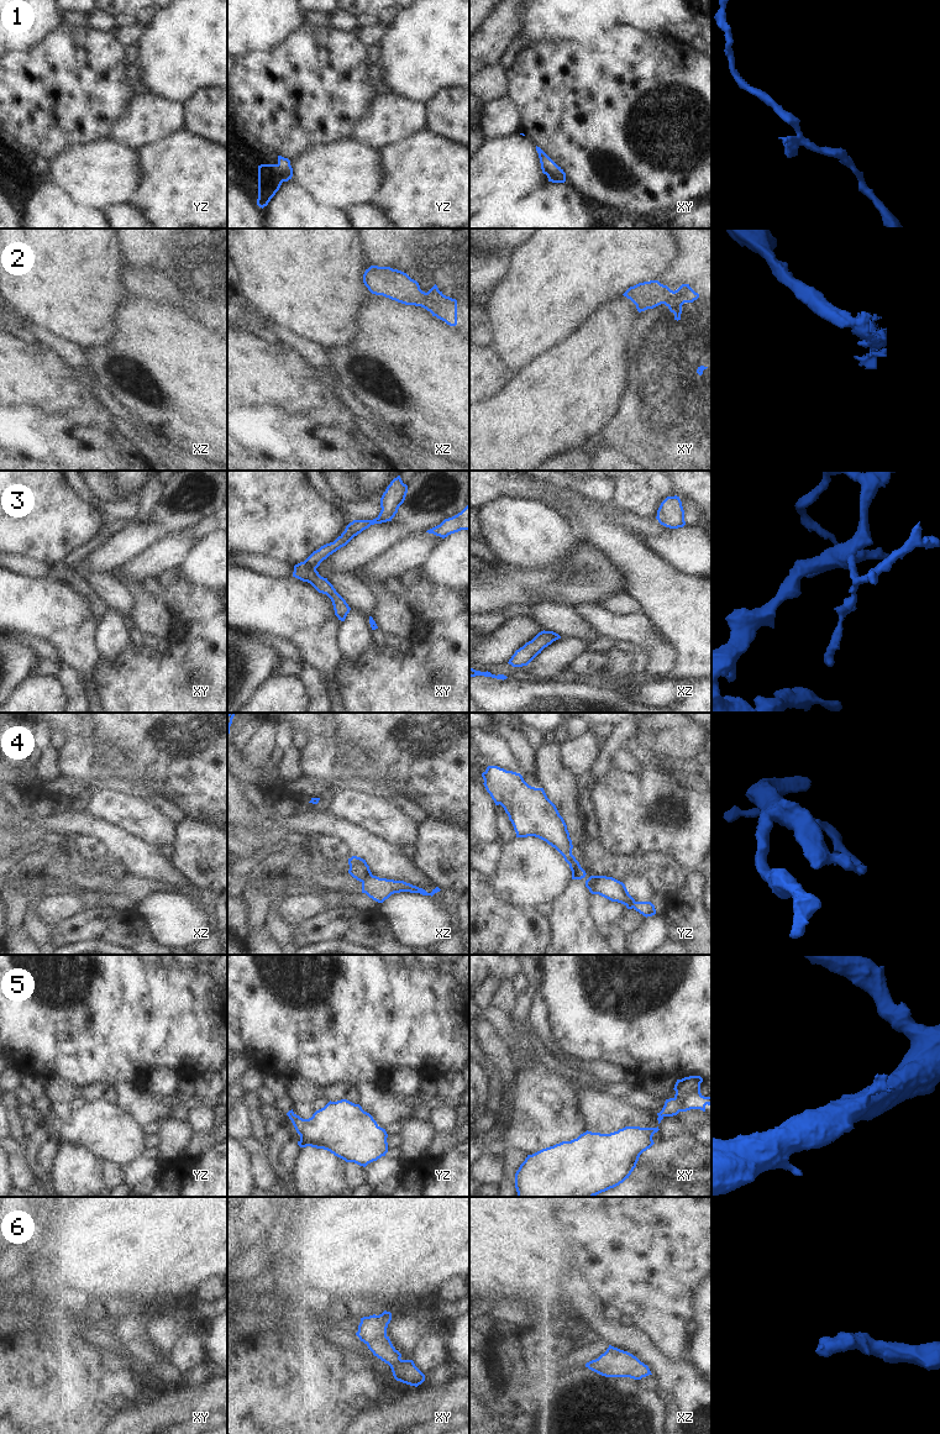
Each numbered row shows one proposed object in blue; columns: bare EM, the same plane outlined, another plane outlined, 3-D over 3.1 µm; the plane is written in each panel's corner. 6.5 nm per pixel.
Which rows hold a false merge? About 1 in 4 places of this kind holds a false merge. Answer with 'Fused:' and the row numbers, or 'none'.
Fused: 2, 3, 4

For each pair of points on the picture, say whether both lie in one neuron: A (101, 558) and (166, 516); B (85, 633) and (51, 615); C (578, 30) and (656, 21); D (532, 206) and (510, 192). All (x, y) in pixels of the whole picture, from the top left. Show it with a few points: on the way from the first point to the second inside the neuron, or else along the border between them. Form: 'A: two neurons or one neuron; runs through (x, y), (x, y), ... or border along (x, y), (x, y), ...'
A: one neuron; runs through (117, 551), (136, 537), (150, 532)
B: one neuron; runs through (77, 631), (59, 615)
C: one neuron; runs through (598, 14), (636, 14)
D: two neurons; border along (546, 182), (515, 203), (494, 209)

